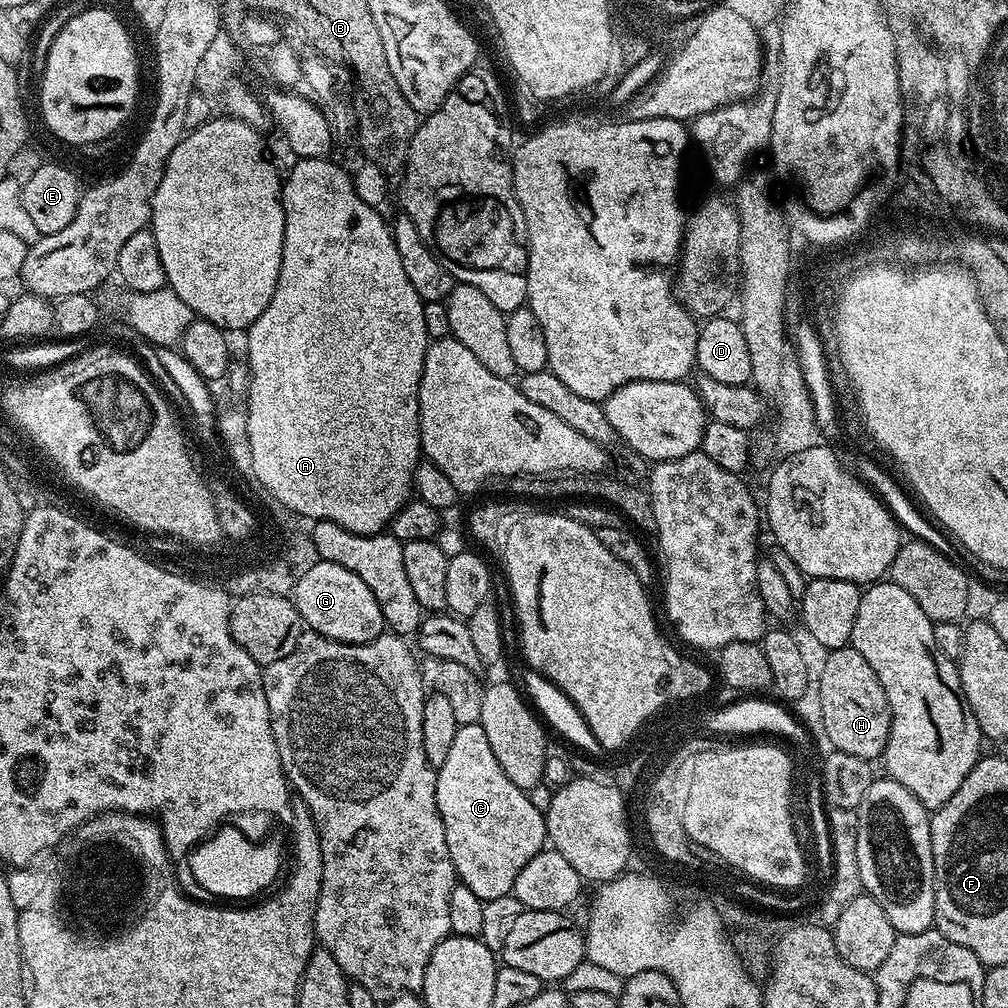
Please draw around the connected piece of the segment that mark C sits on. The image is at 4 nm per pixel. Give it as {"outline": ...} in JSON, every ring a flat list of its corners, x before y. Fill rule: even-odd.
{"outline":[[480,723,462,724,454,734,446,762,436,769,436,801,459,883,470,886,480,900,508,896,522,868,546,848,545,813,534,810,527,791,502,774]]}

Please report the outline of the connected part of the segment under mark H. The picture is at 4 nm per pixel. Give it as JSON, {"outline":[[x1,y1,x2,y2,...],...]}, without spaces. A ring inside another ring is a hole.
{"outline":[[851,646,834,648,827,653,820,668,820,720,828,735,829,745,838,751,846,751,871,762,883,757,890,734,890,706,886,702,886,690,878,682,878,674,858,650]]}

